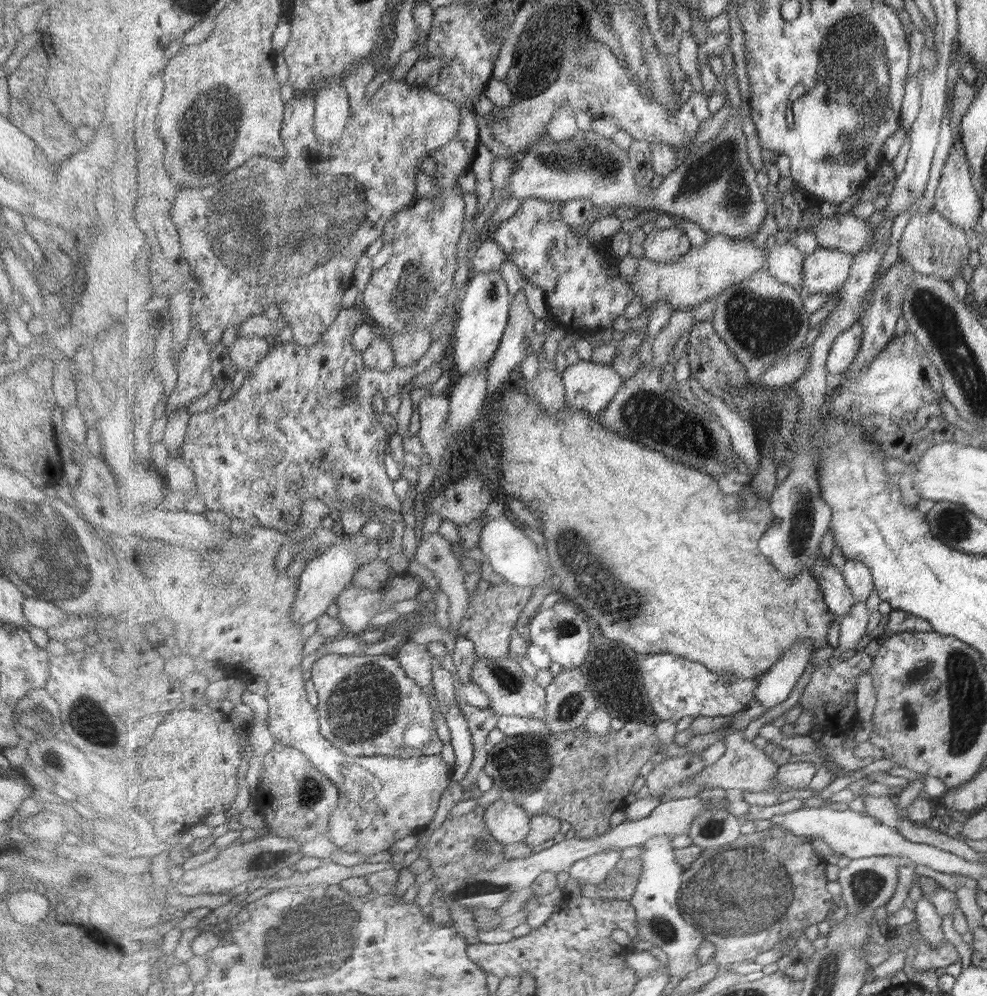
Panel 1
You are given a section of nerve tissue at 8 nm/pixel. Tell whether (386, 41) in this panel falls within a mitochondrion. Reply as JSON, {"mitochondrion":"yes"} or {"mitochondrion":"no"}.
{"mitochondrion":"no"}

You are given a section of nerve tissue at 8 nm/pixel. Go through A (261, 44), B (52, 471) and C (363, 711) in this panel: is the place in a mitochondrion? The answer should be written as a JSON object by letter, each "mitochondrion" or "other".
{"A":"other","B":"other","C":"mitochondrion"}

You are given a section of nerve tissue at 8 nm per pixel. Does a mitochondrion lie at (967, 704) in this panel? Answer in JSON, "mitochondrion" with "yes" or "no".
{"mitochondrion":"yes"}

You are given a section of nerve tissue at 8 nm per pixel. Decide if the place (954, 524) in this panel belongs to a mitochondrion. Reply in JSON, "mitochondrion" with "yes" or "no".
{"mitochondrion":"yes"}

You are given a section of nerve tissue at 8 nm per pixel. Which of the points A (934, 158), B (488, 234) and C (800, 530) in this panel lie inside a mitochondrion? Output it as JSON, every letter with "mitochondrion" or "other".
{"A":"other","B":"other","C":"mitochondrion"}

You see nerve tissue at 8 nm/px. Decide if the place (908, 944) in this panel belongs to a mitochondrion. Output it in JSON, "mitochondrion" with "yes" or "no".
{"mitochondrion":"no"}

